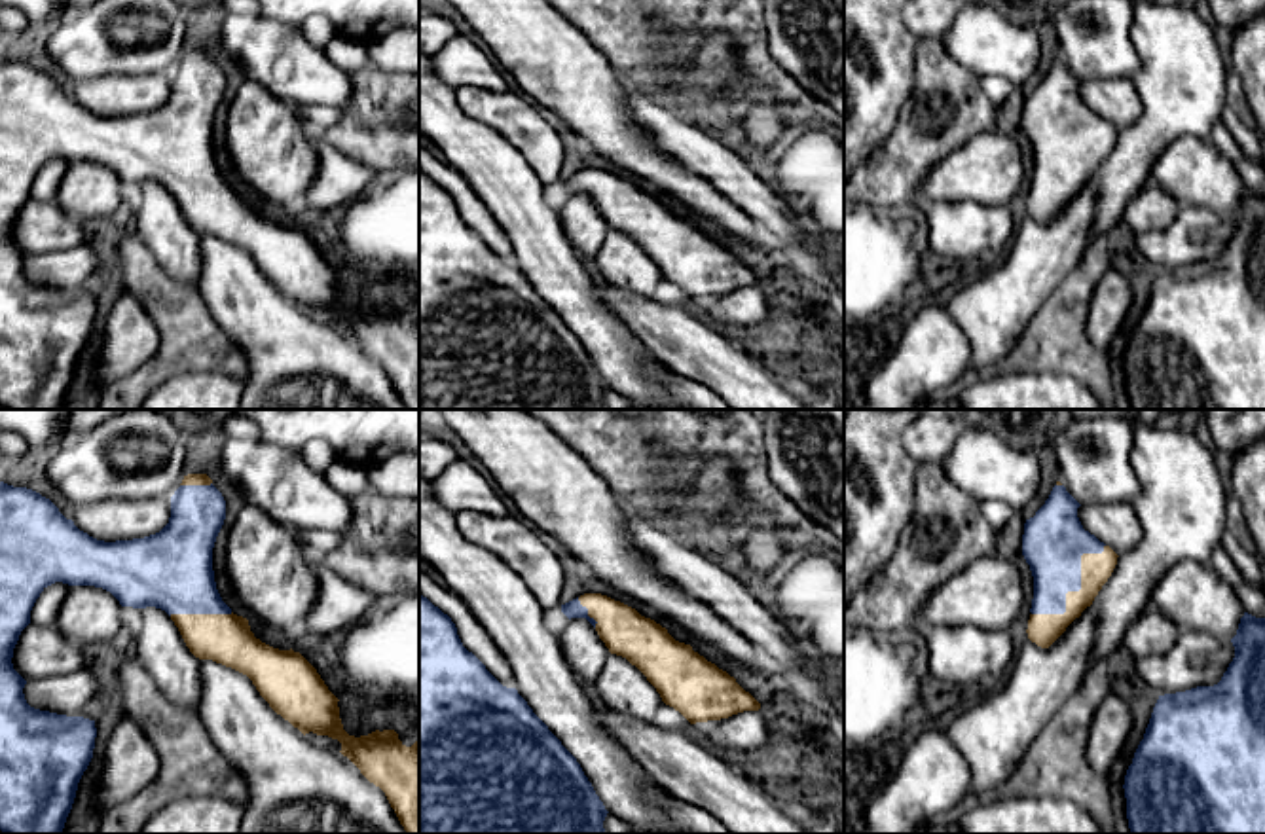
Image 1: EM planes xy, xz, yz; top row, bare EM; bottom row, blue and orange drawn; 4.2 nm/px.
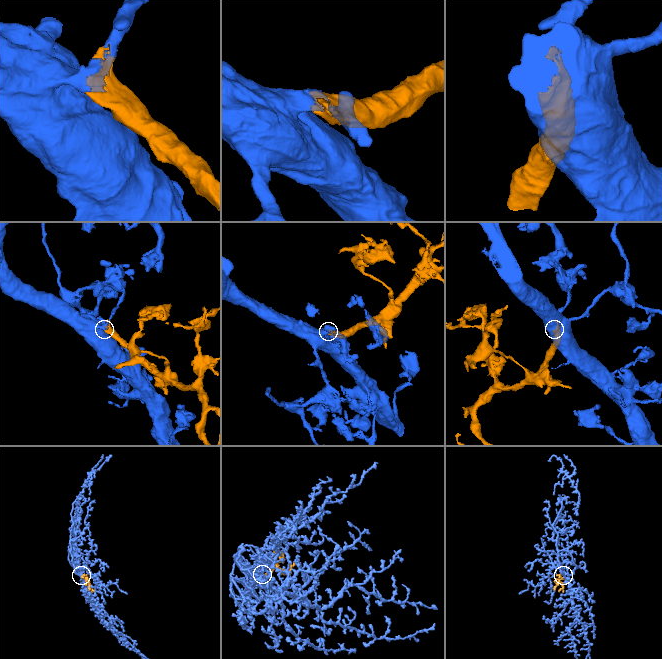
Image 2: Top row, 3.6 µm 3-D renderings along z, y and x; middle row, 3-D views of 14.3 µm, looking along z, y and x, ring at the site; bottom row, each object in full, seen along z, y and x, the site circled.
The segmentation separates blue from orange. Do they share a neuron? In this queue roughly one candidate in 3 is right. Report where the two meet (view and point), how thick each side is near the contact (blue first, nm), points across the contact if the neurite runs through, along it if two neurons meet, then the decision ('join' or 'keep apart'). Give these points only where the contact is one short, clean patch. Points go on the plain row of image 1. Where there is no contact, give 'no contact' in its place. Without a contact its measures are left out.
contact yz (1078, 165); calibres 260 and 140 nm; join

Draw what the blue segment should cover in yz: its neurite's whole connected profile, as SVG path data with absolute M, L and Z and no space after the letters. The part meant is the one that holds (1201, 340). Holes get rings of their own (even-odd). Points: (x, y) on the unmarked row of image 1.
M1244 188L1231 218L1235 233L1218 260L1159 271L1144 315L1125 351L1123 364L1130 409L1265 409L1265 193Z

